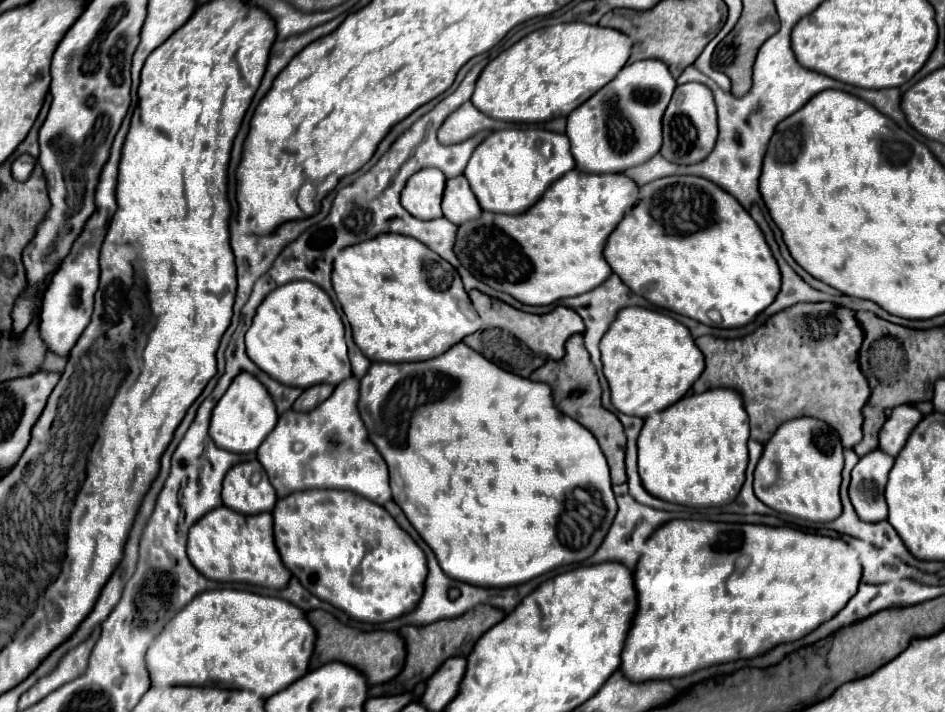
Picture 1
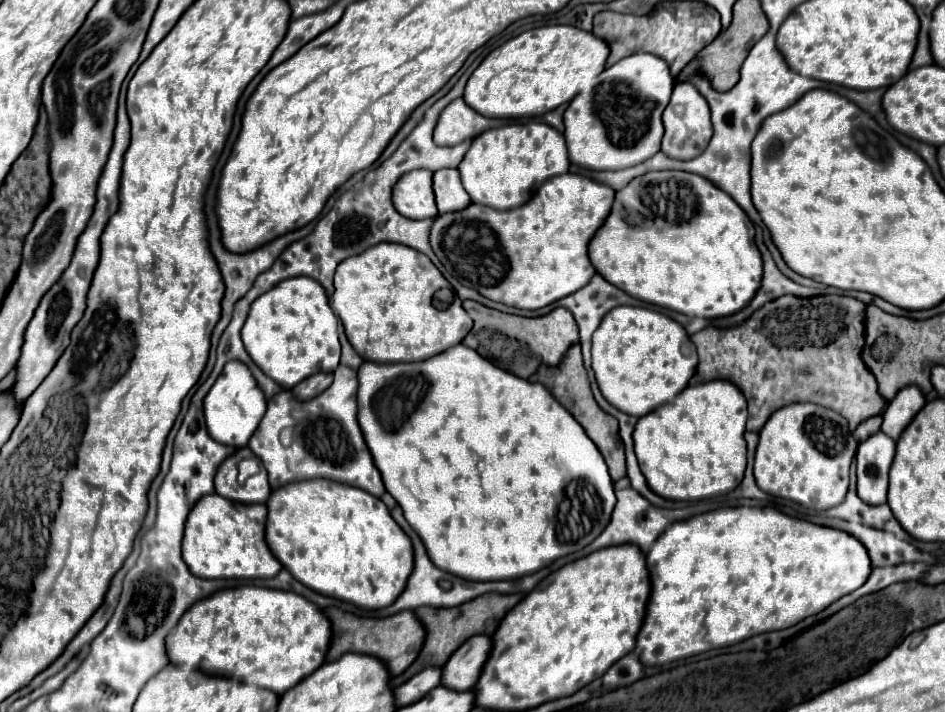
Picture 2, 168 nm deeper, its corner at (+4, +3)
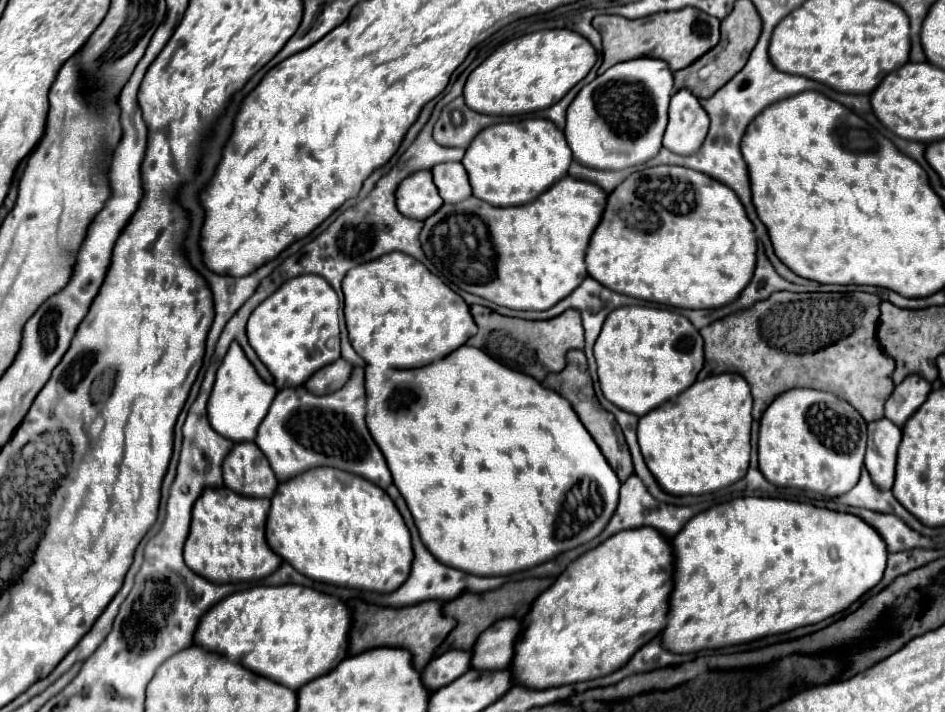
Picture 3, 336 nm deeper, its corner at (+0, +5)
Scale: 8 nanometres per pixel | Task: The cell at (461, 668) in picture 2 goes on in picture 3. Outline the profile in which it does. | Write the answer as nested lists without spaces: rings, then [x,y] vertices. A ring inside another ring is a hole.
[[[506,617],[486,629],[474,647],[472,667],[476,669],[504,669],[510,667],[514,643],[522,631],[522,621]]]

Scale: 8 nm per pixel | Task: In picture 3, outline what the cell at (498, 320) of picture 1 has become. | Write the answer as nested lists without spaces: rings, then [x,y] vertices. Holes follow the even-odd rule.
[[[472,305],[470,309],[478,325],[478,333],[468,341],[468,345],[486,351],[502,365],[518,373],[528,373],[538,381],[542,381],[546,373],[562,371],[566,367],[566,353],[570,349],[584,349],[582,319],[580,313],[574,309],[568,309],[548,321],[524,321],[514,317],[502,317],[482,305]]]

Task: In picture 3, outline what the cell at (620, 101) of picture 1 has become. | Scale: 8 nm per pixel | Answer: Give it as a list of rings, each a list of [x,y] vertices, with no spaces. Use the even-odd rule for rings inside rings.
[[[650,57],[618,63],[584,85],[568,107],[564,129],[574,159],[584,167],[616,171],[642,165],[658,155],[668,121],[672,85],[668,63]]]

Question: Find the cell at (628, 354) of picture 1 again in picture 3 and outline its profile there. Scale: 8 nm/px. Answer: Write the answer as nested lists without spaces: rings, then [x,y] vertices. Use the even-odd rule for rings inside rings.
[[[630,305],[618,307],[618,311],[606,317],[594,345],[594,355],[604,397],[618,409],[642,417],[696,381],[704,363],[704,343],[698,329],[684,315],[668,309]]]

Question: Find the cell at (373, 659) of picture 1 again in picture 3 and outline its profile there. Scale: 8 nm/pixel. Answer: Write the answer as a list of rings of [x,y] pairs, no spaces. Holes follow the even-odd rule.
[[[442,601],[416,603],[414,607],[378,607],[370,603],[354,603],[354,625],[350,631],[348,655],[358,655],[374,647],[402,647],[412,653],[414,667],[422,671],[454,627],[456,621],[442,613]]]

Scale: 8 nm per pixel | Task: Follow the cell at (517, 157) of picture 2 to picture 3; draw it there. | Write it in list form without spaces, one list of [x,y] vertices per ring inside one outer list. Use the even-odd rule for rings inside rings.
[[[524,119],[520,123],[496,123],[486,129],[482,129],[470,147],[466,149],[466,155],[462,159],[462,165],[468,171],[472,195],[496,205],[496,207],[514,207],[534,201],[542,191],[550,189],[558,179],[568,175],[568,143],[564,139],[564,133],[548,119]]]

